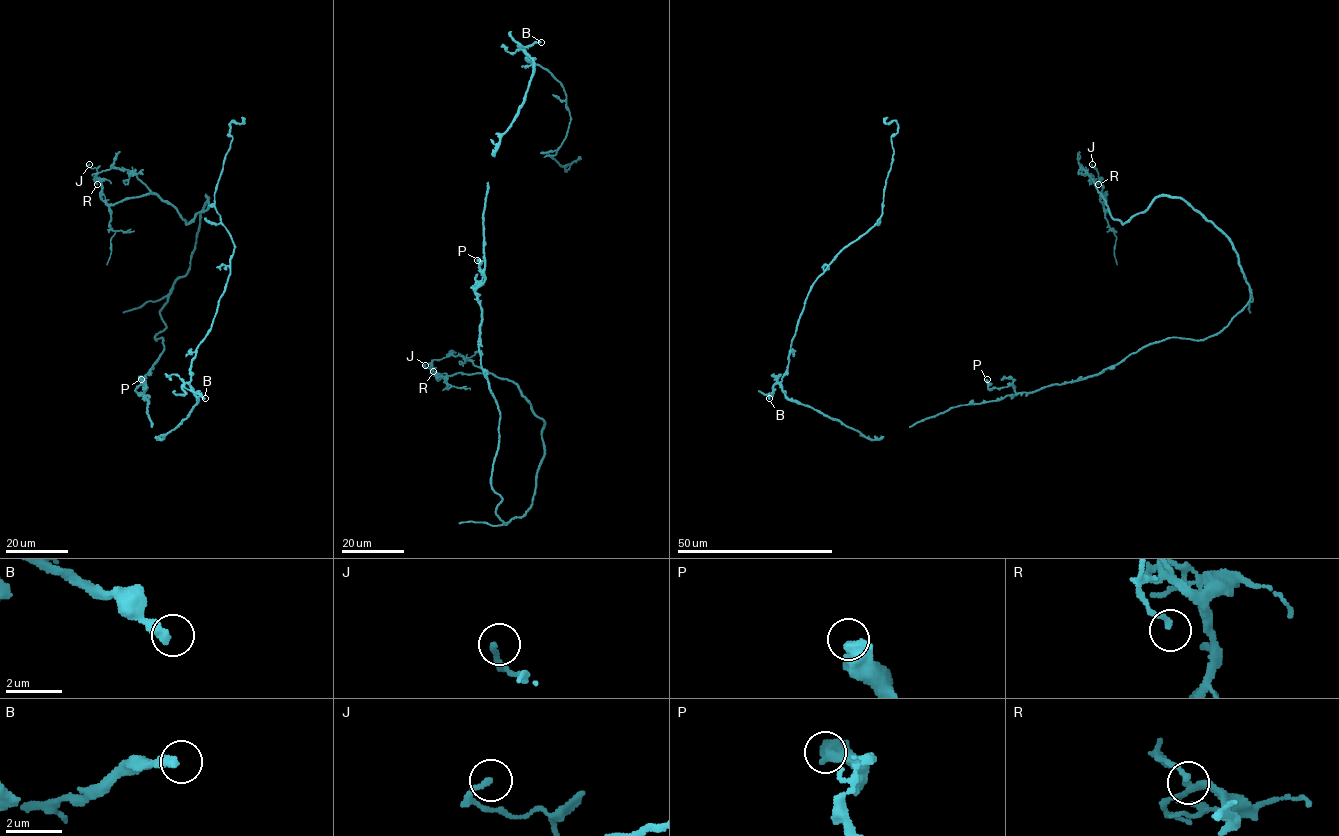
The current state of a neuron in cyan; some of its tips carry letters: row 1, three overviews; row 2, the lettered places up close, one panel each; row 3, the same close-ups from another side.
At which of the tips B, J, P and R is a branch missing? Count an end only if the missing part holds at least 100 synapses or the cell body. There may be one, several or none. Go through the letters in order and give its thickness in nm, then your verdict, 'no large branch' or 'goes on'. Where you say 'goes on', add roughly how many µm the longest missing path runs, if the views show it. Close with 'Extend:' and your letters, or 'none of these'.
B: calibre 360 nm; no large branch
J: calibre 130 nm; no large branch
P: calibre 600 nm; no large branch
R: calibre 180 nm; no large branch
Extend: none of these

